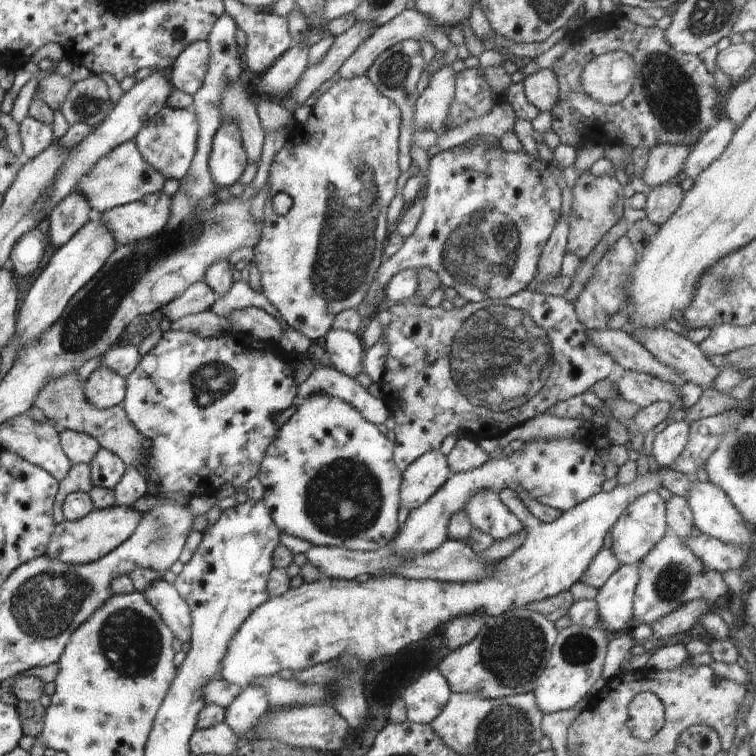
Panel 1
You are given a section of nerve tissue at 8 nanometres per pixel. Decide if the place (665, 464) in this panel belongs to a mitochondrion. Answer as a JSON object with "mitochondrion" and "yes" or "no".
{"mitochondrion":"no"}

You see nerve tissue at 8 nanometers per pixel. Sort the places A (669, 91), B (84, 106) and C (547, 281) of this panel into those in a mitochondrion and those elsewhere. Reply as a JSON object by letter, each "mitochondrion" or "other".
{"A":"mitochondrion","B":"mitochondrion","C":"other"}

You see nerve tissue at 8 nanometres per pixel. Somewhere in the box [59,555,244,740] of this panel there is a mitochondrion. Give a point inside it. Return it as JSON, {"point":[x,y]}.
{"point":[130,643]}

